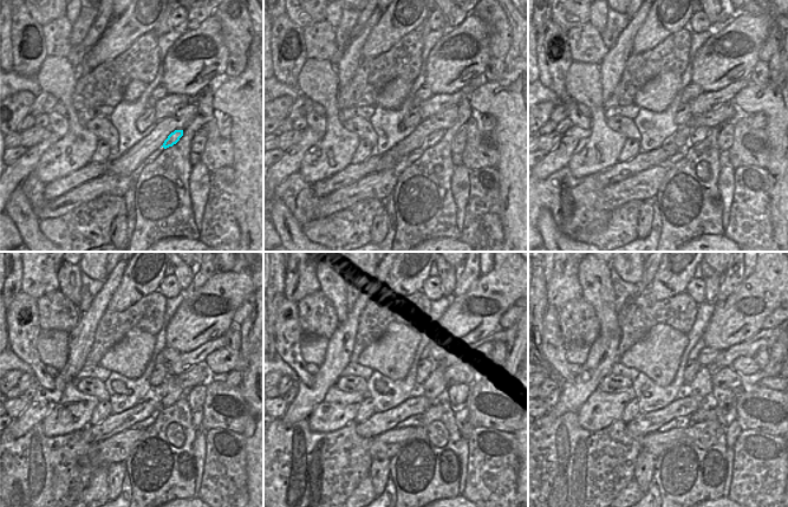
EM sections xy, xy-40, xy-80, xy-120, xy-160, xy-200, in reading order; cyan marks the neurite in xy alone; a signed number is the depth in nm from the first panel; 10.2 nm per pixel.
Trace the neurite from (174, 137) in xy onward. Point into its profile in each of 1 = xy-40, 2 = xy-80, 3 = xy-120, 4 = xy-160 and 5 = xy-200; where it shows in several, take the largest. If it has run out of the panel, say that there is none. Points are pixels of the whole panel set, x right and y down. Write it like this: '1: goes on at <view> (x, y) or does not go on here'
1: goes on at xy-40 (436, 136)
2: goes on at xy-80 (701, 134)
3: goes on at xy-120 (169, 391)
4: goes on at xy-160 (435, 388)
5: goes on at xy-200 (701, 385)

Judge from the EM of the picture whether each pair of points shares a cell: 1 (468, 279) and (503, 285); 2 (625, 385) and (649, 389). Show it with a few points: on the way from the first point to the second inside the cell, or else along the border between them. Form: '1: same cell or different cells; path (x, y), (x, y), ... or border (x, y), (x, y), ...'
1: different cells; border (480, 273), (466, 292), (454, 297)
2: different cells; border (632, 382), (631, 391)

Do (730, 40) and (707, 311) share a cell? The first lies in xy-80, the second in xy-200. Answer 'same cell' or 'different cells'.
different cells

